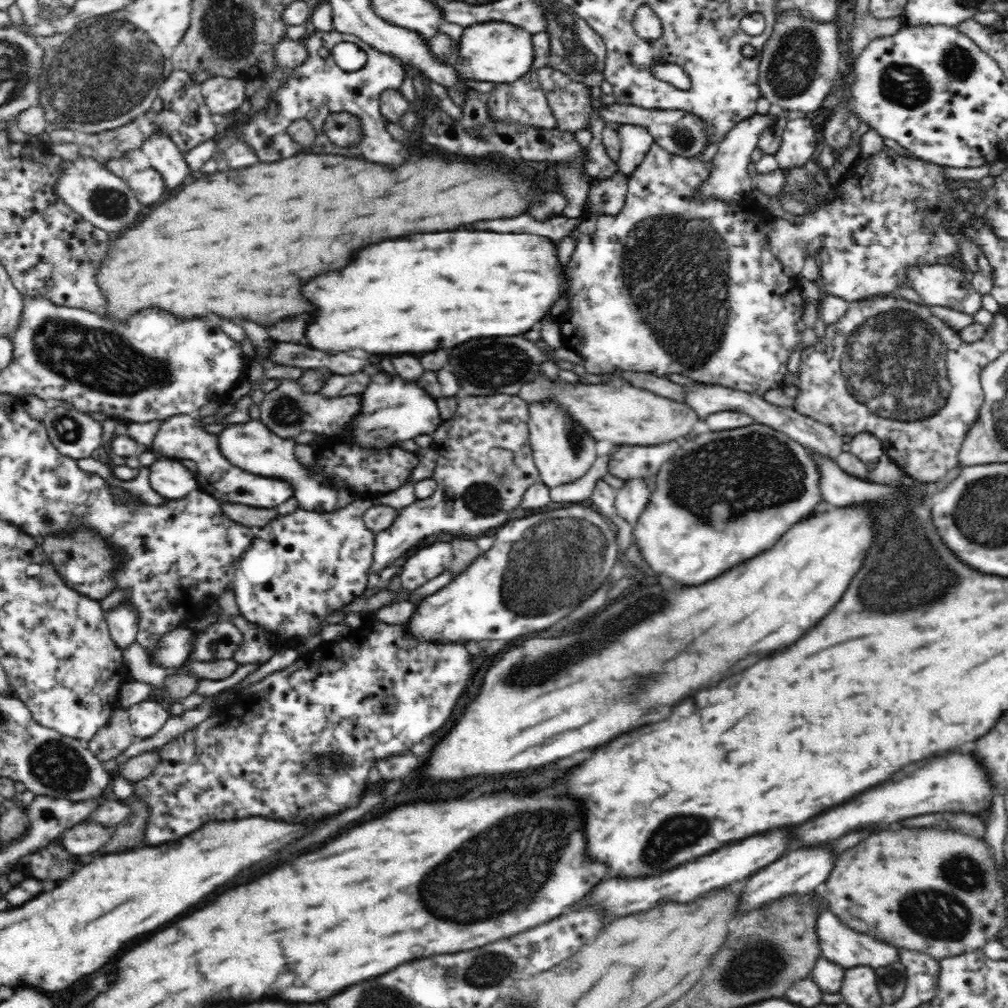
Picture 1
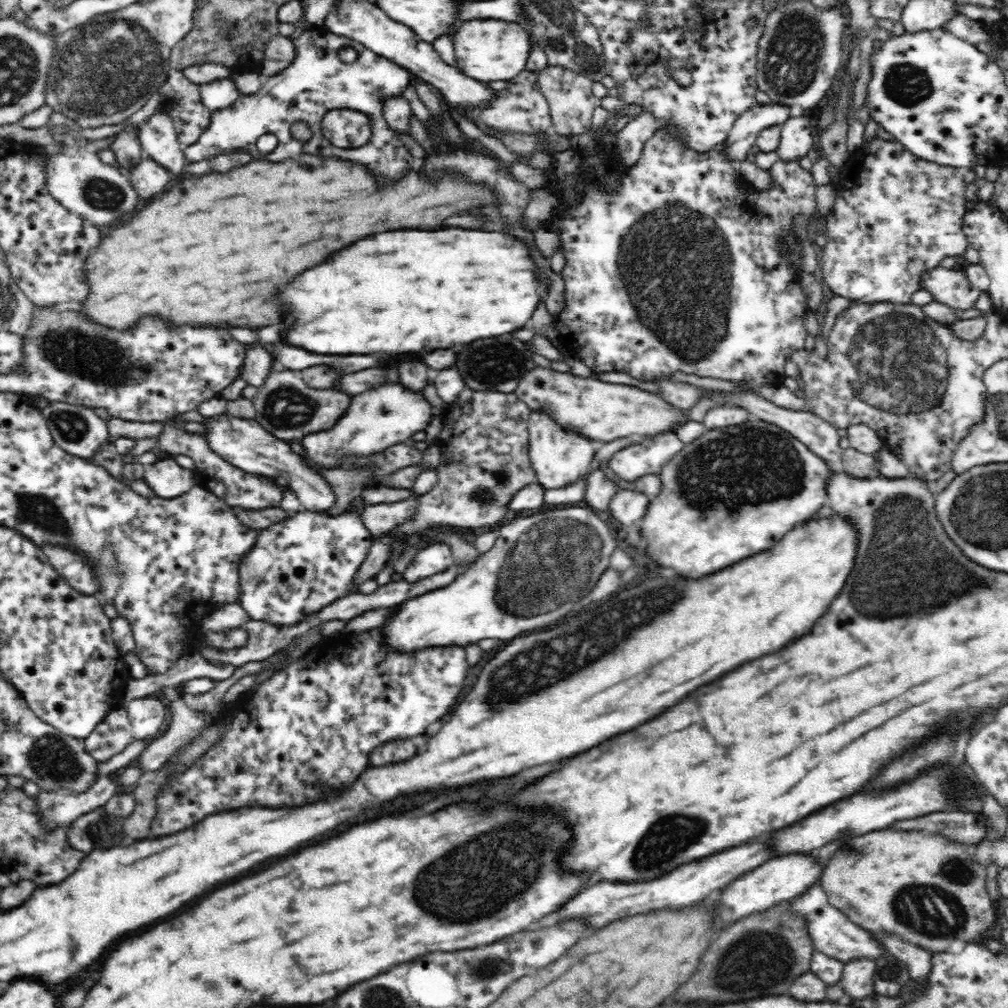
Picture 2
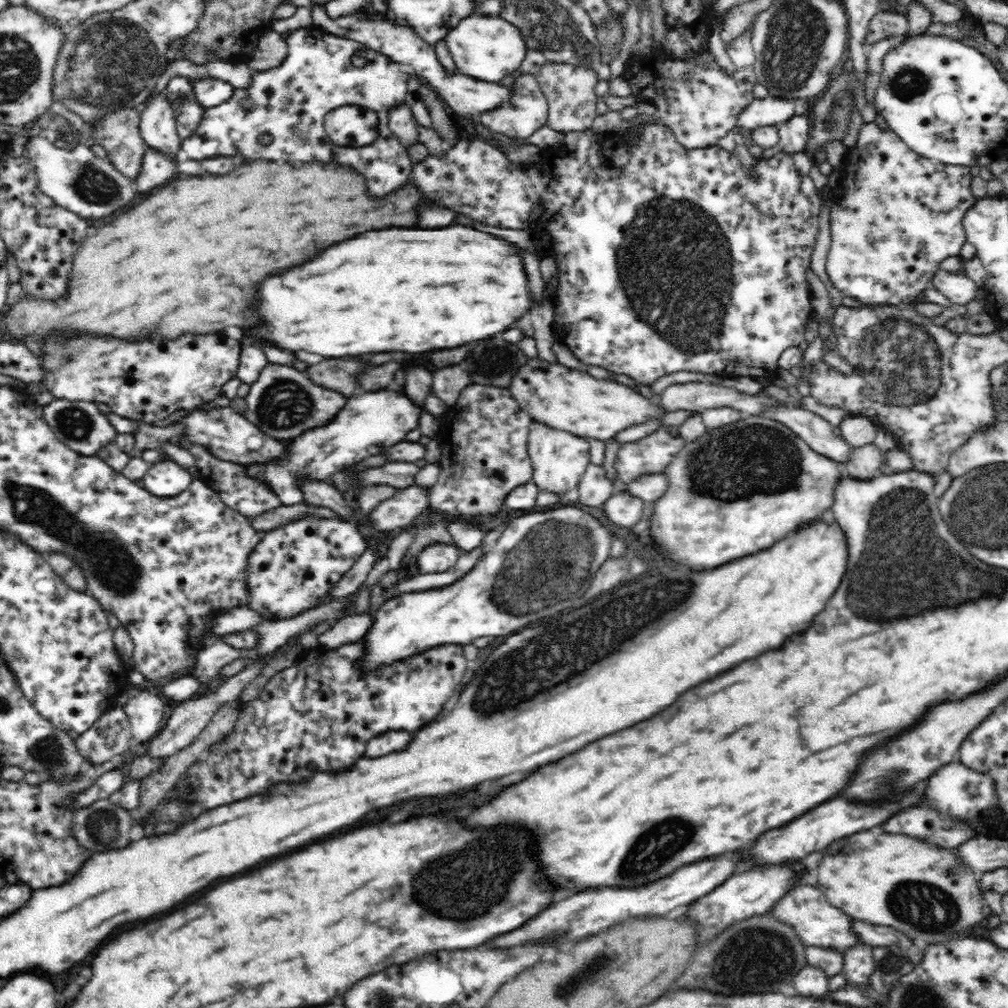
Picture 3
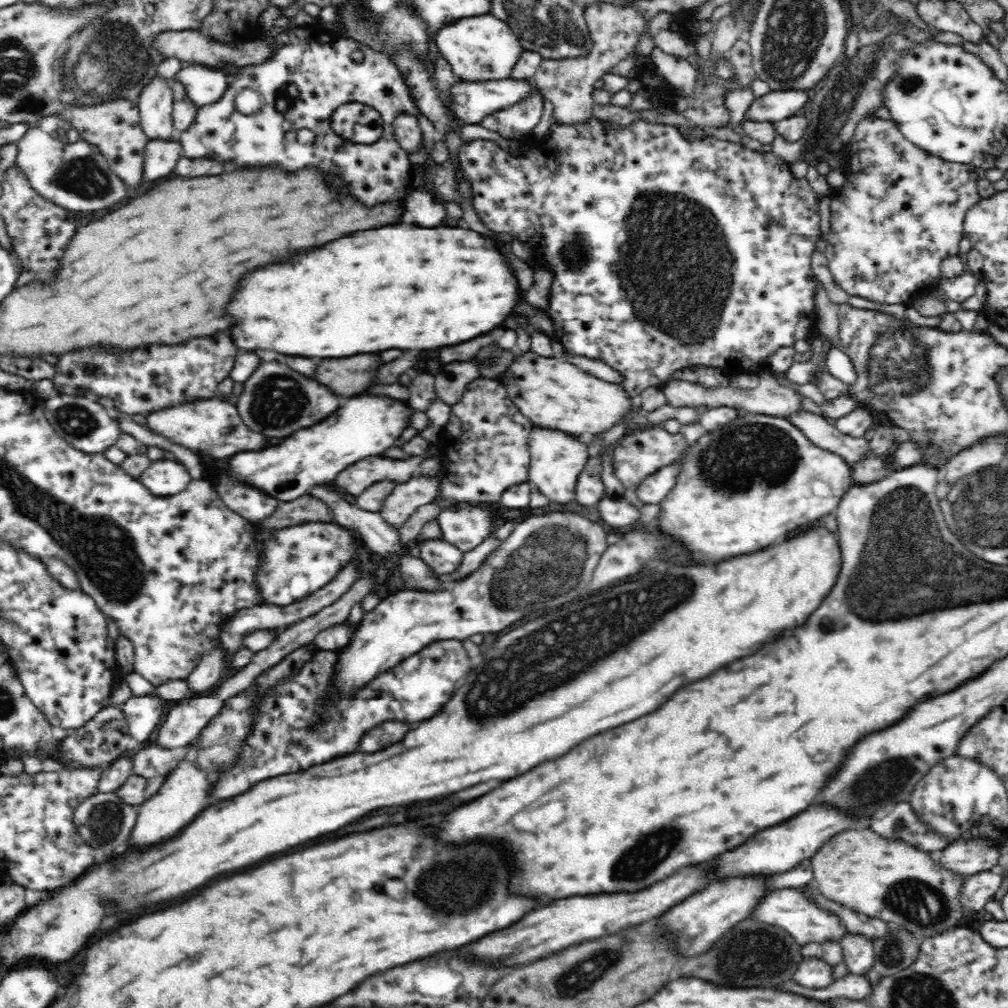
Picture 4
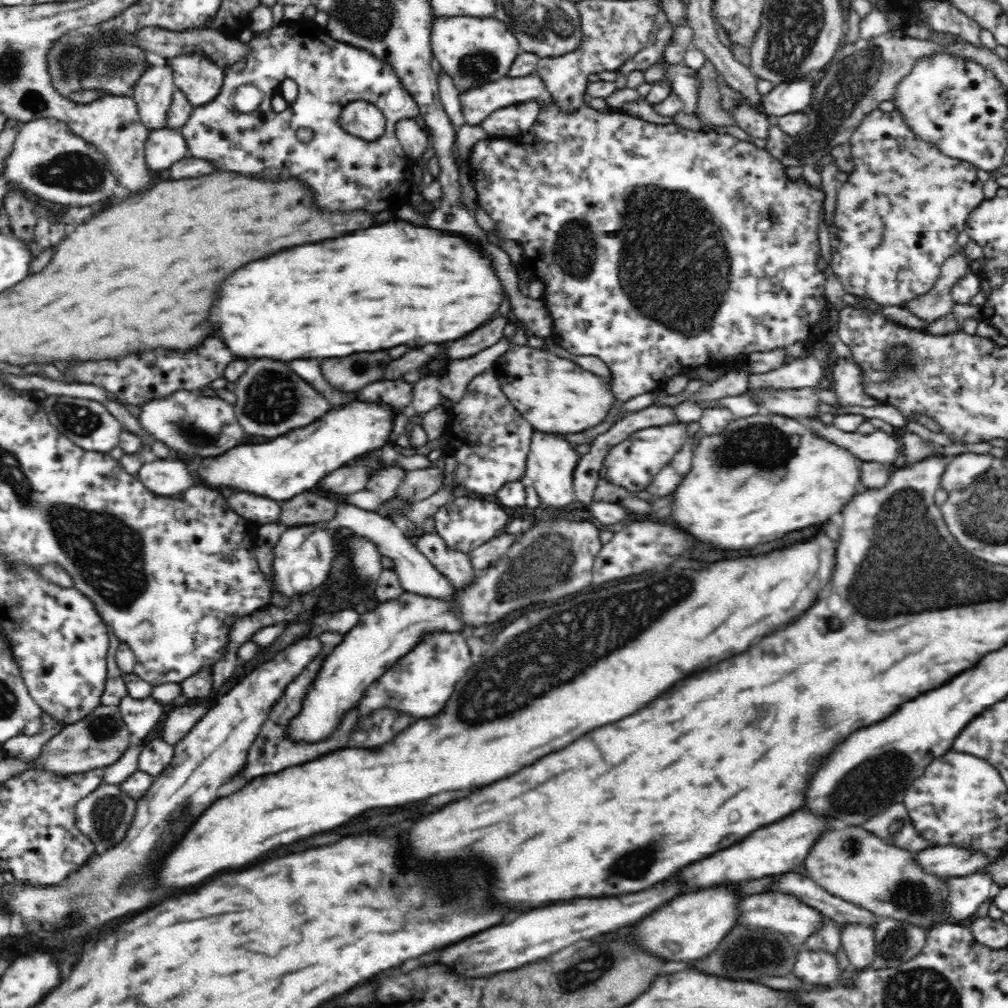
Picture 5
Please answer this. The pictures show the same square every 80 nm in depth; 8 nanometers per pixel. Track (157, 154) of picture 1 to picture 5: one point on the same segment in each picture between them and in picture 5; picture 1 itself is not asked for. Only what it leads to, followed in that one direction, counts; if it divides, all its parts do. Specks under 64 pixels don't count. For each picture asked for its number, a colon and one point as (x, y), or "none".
2: (158, 138)
3: (158, 129)
4: (155, 104)
5: (153, 93)

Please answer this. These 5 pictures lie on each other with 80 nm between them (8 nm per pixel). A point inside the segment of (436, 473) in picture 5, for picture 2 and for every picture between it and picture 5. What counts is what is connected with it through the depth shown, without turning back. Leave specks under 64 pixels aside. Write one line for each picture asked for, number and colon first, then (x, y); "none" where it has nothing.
2: (379, 519)
3: (400, 510)
4: (406, 498)

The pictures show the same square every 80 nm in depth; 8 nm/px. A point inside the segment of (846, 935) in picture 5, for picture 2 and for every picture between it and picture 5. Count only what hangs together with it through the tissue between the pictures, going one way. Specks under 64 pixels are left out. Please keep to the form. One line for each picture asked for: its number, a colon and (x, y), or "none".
2: (857, 981)
3: (859, 964)
4: (858, 952)

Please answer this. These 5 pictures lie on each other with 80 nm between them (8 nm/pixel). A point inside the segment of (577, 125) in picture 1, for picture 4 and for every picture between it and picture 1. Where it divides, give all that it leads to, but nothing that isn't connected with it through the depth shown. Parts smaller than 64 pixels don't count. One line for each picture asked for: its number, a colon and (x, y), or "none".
2: (571, 102)
3: (570, 91)
4: (568, 84)

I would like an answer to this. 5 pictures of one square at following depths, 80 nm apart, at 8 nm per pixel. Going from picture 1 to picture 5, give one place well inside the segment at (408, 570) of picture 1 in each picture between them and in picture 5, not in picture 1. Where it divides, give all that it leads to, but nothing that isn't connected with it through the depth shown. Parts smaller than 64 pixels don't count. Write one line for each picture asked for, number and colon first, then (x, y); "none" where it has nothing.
2: (436, 557)
3: (437, 557)
4: (441, 557)
5: (453, 564)

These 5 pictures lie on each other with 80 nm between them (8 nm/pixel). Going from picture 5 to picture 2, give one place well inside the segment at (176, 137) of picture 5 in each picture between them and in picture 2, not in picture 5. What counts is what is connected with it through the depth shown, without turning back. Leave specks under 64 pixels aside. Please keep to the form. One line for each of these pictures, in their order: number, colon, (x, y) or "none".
2: (147, 178)
3: (156, 169)
4: (160, 157)

